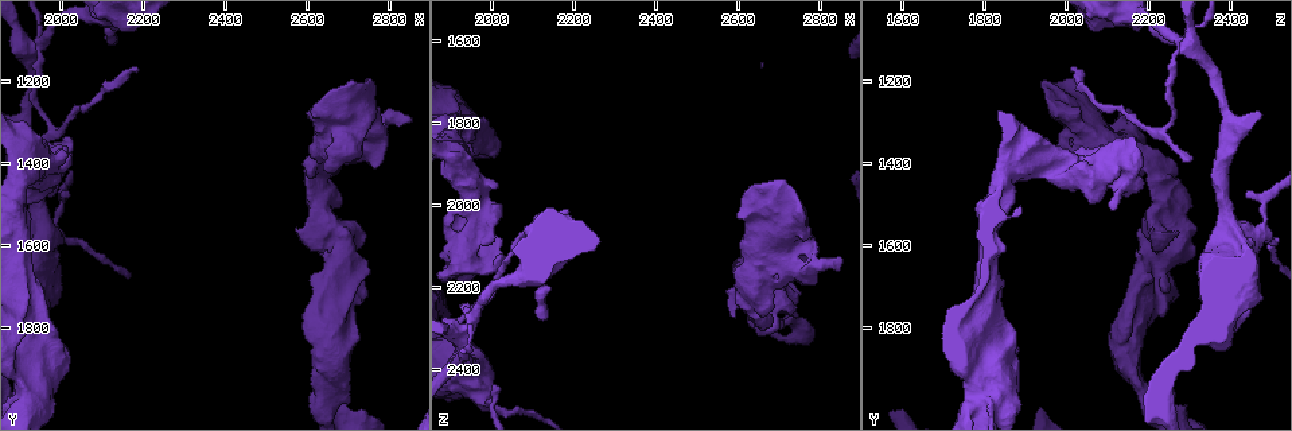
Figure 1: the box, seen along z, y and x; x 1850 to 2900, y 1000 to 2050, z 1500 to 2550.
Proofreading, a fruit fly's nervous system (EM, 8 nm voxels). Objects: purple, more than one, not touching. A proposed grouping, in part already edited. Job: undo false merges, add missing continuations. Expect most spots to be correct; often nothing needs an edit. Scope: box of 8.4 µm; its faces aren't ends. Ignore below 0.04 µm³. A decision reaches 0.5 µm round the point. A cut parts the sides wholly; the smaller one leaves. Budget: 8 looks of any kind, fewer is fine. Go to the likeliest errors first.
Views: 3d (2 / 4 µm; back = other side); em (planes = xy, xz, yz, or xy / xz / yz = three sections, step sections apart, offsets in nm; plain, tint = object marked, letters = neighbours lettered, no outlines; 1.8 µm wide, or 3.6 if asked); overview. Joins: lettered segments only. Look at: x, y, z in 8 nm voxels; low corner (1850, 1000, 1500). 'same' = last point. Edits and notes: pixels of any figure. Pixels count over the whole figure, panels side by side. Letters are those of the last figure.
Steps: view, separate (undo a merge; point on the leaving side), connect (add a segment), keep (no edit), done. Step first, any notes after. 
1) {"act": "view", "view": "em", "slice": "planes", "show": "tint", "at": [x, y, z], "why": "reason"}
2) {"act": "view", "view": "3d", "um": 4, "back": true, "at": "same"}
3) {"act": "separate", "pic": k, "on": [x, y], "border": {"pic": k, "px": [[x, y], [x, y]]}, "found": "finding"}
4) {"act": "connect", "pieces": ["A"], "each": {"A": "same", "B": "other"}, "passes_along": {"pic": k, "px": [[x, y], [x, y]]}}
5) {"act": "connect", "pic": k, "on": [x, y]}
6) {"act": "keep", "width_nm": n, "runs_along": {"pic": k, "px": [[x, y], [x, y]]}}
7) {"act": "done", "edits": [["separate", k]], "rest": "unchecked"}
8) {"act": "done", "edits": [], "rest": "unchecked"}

{"act": "view", "view": "em", "slice": "xy", "step": 8, "show": "plain", "at": [2640, 1380, 2185], "why": "two arms at a narrow angle"}

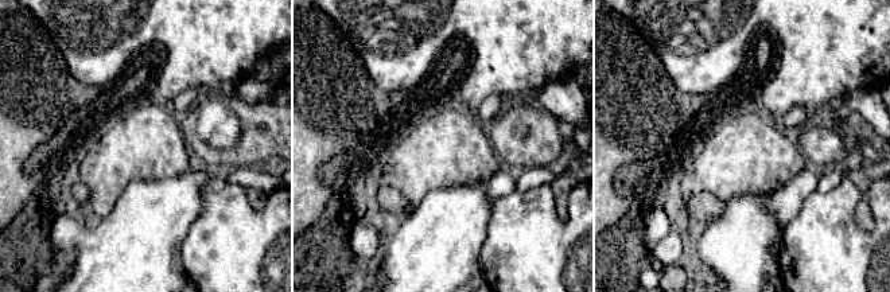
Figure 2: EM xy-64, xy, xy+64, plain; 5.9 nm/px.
{"act": "view", "view": "em", "slice": "xy", "step": 8, "show": "letters", "at": "same", "why": "what lies round it"}

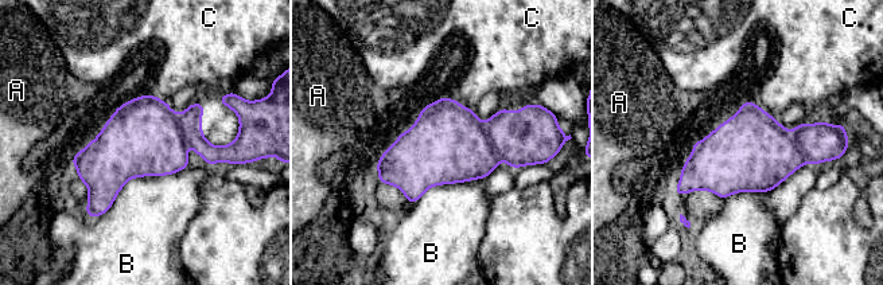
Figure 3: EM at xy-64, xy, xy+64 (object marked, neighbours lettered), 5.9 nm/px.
{"act": "keep", "longest_contact_nm": ["B", 700], "each": {"A": "other", "B": "other", "C": "other"}, "found": "continuous, no second cell"}

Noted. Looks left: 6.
{"act": "view", "view": "em", "slice": "planes", "show": "tint", "at": [1940, 1115, 2300], "why": "four or more arms meet"}

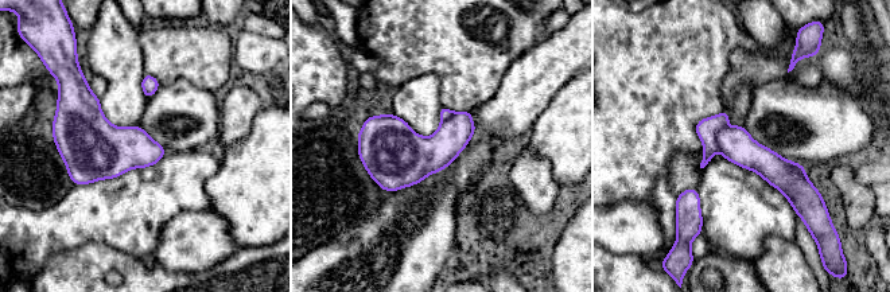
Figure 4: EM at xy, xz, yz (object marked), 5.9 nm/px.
{"act": "view", "view": "em", "slice": "planes", "show": "letters", "at": "same", "why": "what lies round it"}

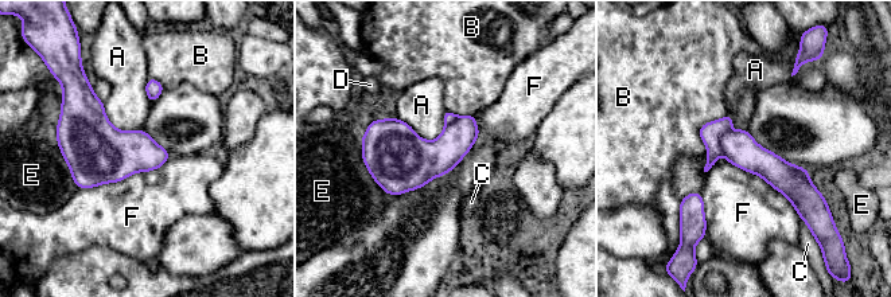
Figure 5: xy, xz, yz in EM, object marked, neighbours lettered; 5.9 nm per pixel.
{"act": "separate", "pic": 5, "on": [711, 132], "each": {"A": "other", "B": "other", "C": "other", "D": "other", "E": "other", "F": "other"}, "found": "a second cell is stuck on"}

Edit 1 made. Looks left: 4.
{"act": "view", "view": "overview", "why": "see it whole again"}

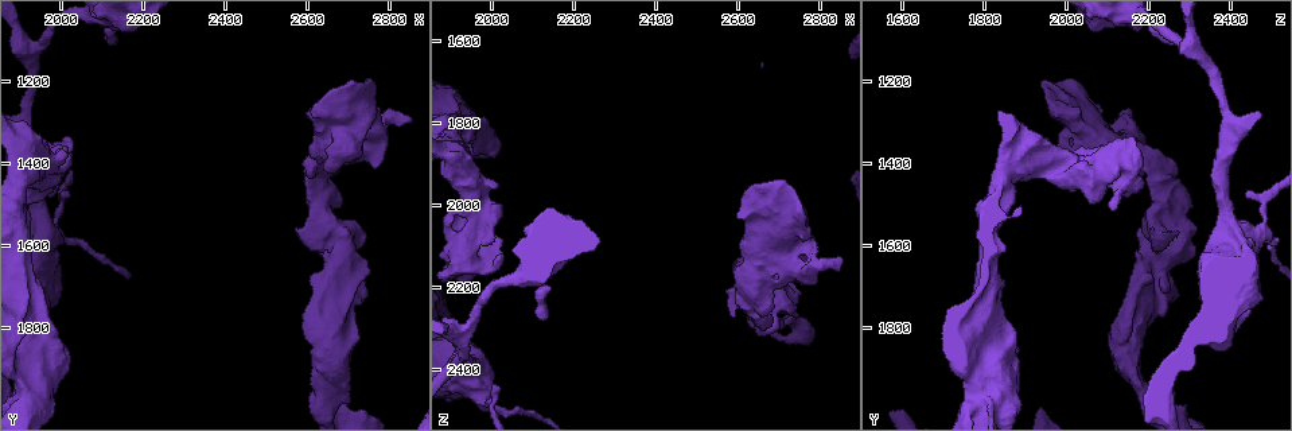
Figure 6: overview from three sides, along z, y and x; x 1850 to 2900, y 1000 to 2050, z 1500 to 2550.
{"act": "view", "view": "em", "um": 3.6, "slice": "xy", "step": 4, "show": "tint", "at": [1970, 1580, 2465], "why": "sudden change in width"}

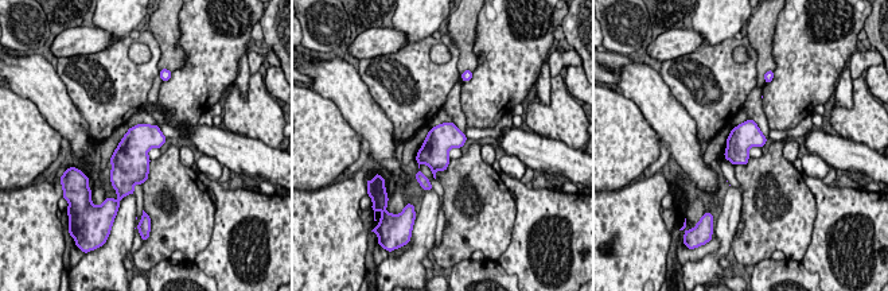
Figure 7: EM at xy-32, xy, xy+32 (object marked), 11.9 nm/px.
{"act": "view", "view": "em", "um": 3.6, "slice": "xy", "step": 4, "show": "letters", "at": "same", "why": "see the neighbours"}

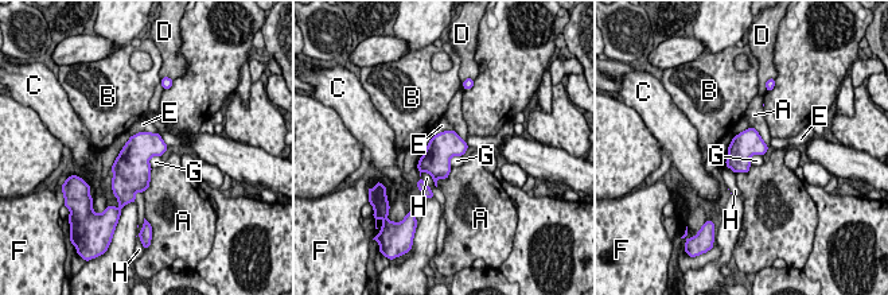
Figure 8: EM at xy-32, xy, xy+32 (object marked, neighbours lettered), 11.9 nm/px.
{"act": "keep", "width_nm": 320, "each": {"A": "other", "B": "other", "C": "other", "D": "other", "E": "other", "F": "other", "G": "other", "H": "other"}, "border": {"pic": 8, "px": [[160, 155], [150, 159], [151, 167]]}, "found": "one cell here"}

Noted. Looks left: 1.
{"act": "done", "edits": [["separate", 5]], "rest": "unchecked"}

